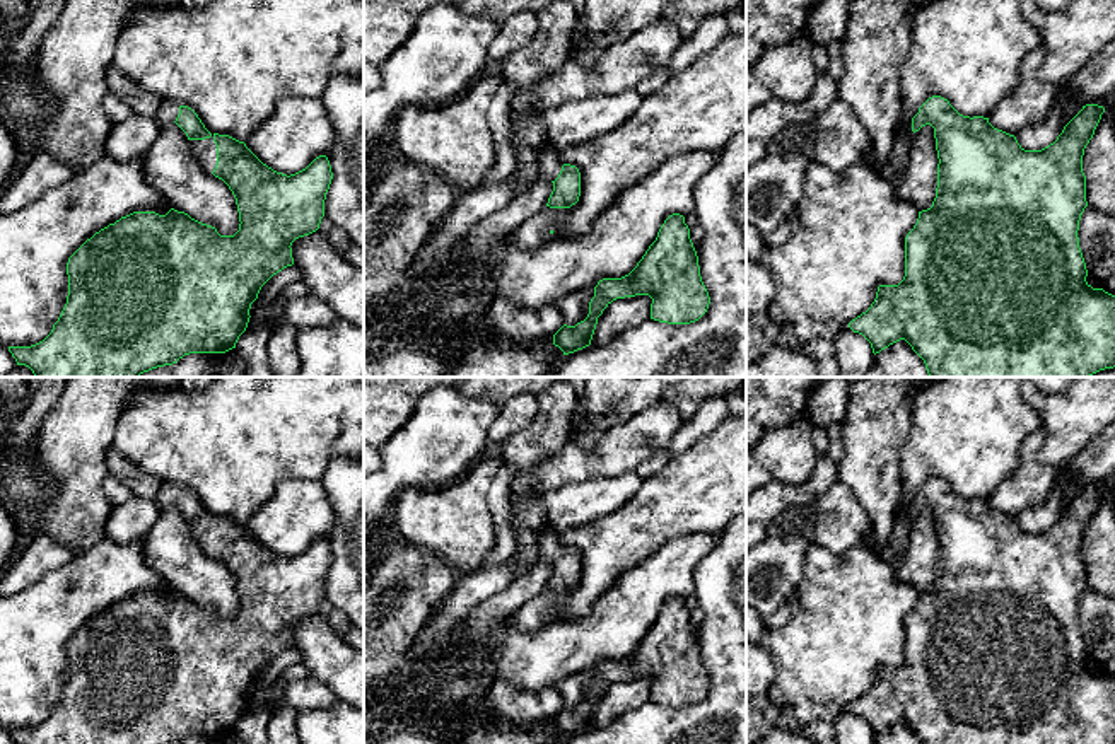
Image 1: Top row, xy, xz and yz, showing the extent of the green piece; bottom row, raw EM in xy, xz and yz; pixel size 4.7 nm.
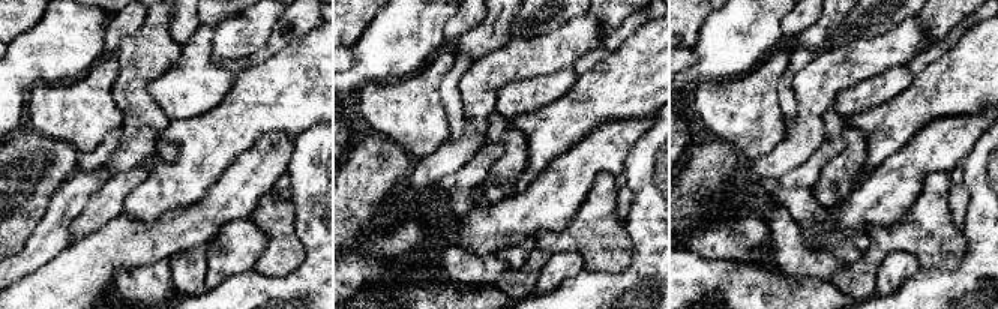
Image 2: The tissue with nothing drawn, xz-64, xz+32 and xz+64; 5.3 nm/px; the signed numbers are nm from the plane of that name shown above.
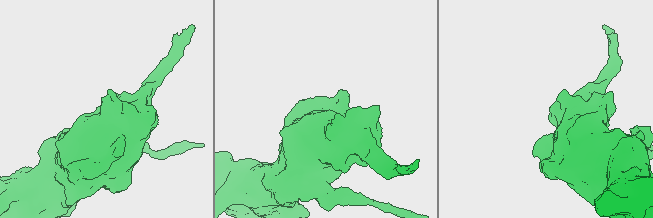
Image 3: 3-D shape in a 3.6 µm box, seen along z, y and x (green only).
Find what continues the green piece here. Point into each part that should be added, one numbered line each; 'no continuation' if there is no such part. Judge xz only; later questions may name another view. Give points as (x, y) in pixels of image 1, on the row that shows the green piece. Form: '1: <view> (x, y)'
1: xz (548, 164)

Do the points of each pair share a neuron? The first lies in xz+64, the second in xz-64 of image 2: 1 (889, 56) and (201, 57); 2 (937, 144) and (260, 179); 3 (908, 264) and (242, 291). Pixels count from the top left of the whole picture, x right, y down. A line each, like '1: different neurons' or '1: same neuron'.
1: different neurons
2: same neuron
3: different neurons

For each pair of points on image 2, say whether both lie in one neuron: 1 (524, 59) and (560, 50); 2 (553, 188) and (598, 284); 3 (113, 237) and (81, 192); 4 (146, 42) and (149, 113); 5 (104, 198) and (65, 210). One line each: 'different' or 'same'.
1: same
2: different
3: different
4: same
5: different

